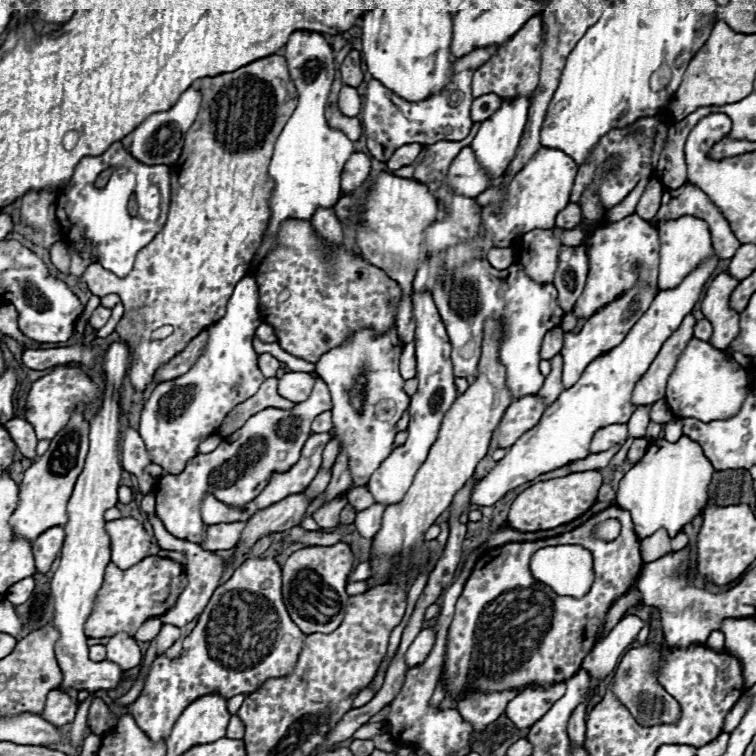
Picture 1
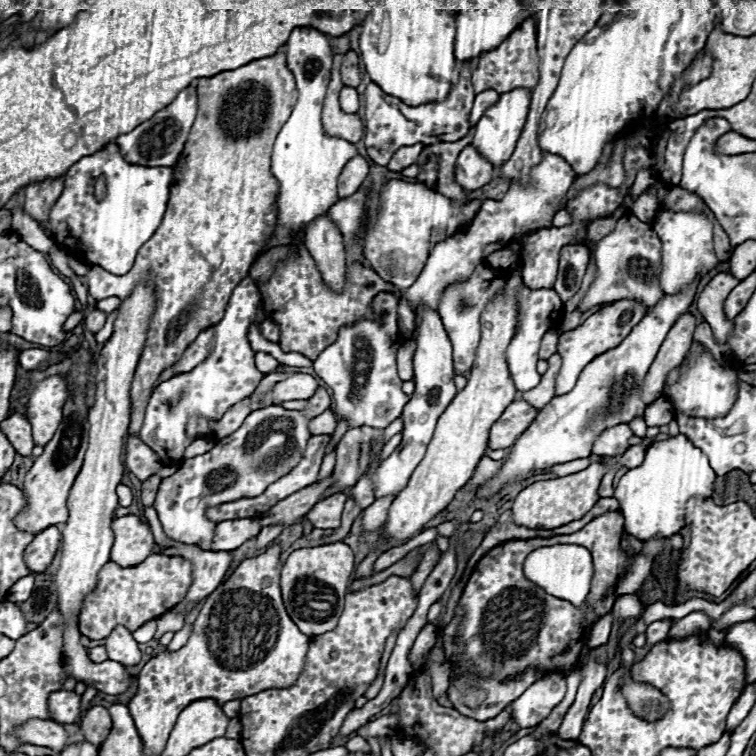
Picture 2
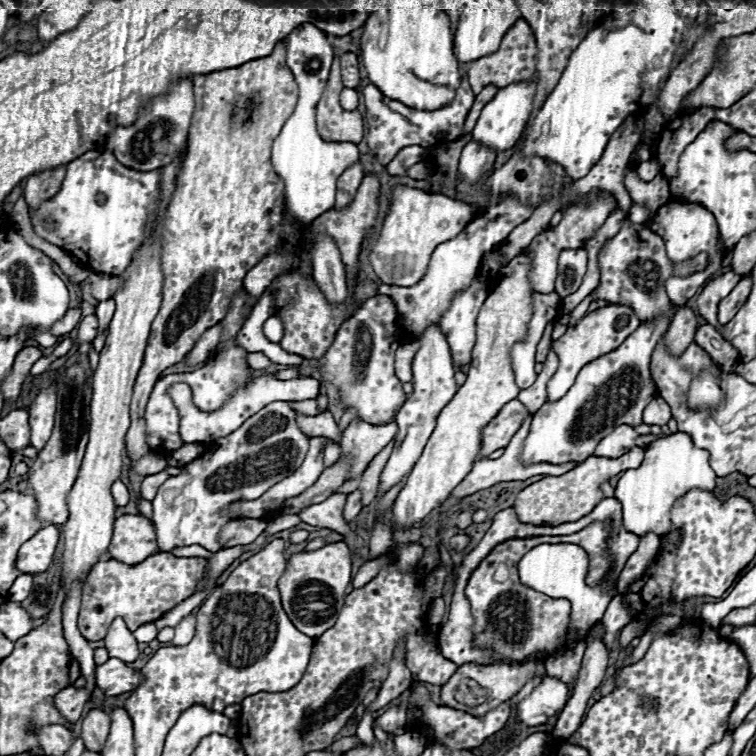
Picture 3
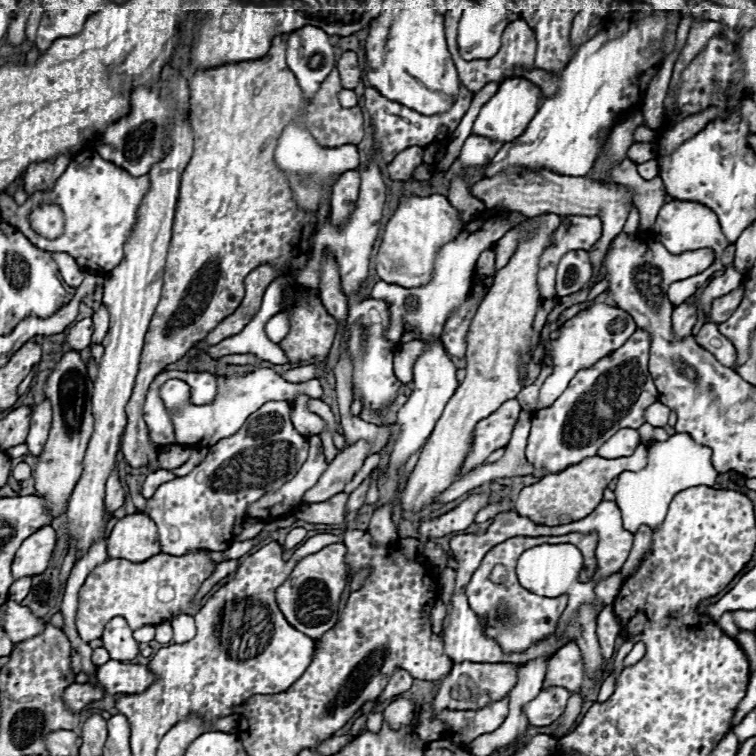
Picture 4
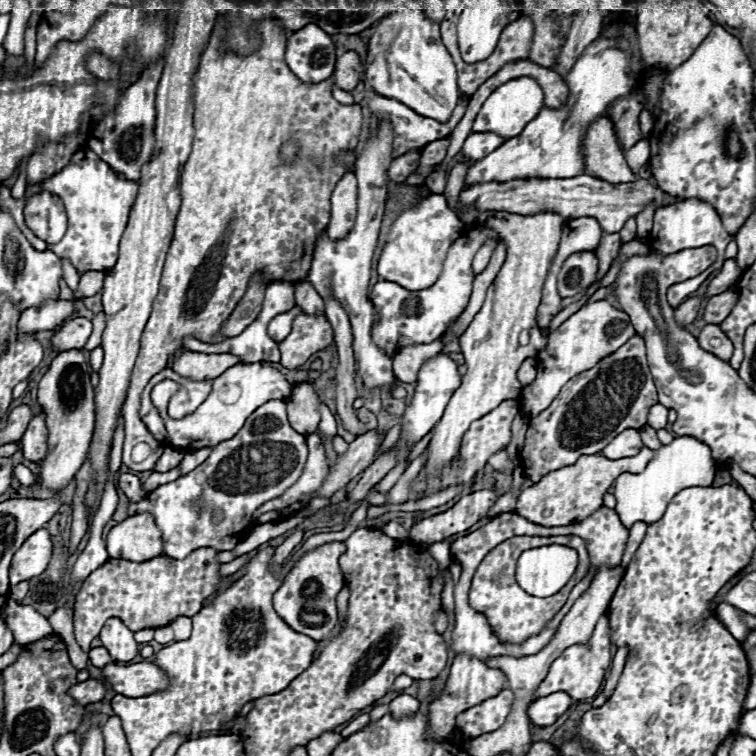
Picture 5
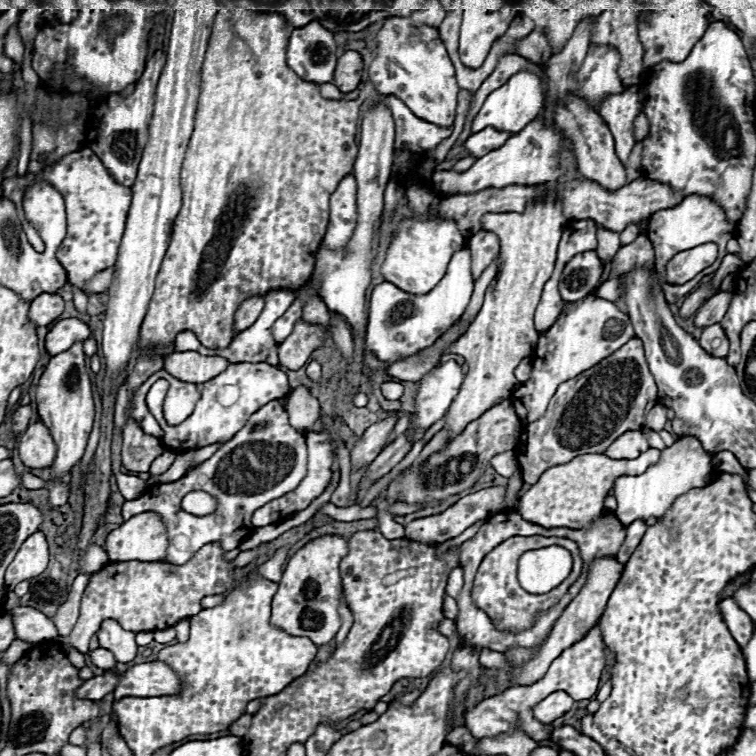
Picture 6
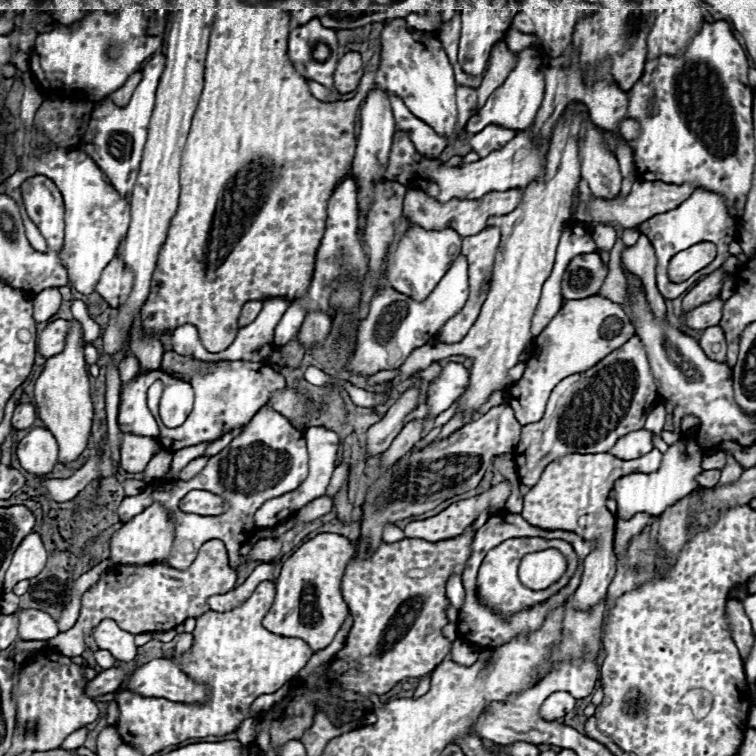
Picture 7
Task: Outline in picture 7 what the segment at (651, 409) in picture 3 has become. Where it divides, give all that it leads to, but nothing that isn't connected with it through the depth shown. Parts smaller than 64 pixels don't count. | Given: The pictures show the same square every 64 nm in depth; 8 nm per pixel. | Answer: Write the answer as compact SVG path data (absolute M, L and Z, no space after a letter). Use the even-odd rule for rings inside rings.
M654 408L654 410L648 414L644 428L646 428L646 430L650 430L650 432L662 432L662 426L664 426L664 416L666 416L664 408Z

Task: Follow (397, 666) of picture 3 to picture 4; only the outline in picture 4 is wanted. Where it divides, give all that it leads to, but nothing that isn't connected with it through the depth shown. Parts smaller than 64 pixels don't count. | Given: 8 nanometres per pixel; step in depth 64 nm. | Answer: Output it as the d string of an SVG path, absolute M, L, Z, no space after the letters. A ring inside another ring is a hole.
M398 670L398 672L394 672L394 676L390 678L390 682L388 682L388 686L384 688L384 692L382 692L382 696L378 698L378 700L386 700L386 698L394 698L394 696L398 696L398 694L402 694L402 692L406 692L410 686L412 686L412 676L408 674L408 672L402 672L402 670Z

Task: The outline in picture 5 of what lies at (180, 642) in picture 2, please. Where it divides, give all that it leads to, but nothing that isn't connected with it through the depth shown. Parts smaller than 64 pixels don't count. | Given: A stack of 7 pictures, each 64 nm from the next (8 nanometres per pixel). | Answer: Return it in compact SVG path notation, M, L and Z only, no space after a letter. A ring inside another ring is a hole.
M180 616L178 620L174 620L174 624L170 624L174 630L174 638L176 640L188 640L190 632L192 632L192 620L186 616Z

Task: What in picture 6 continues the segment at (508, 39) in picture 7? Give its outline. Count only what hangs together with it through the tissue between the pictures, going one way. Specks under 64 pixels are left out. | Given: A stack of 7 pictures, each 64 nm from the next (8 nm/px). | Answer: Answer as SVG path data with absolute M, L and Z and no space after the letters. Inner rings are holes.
M534 30L526 38L518 40L518 44L514 48L516 48L516 54L520 54L536 64L546 64L546 60L552 56L546 36L542 36L542 32L538 32L538 30Z

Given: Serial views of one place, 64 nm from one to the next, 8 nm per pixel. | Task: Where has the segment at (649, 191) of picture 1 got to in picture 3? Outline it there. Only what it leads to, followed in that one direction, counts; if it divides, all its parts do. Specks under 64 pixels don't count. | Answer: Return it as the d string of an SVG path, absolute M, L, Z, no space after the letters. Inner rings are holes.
M632 204L632 208L628 210L628 222L632 224L644 224L648 218L648 210L640 204Z

